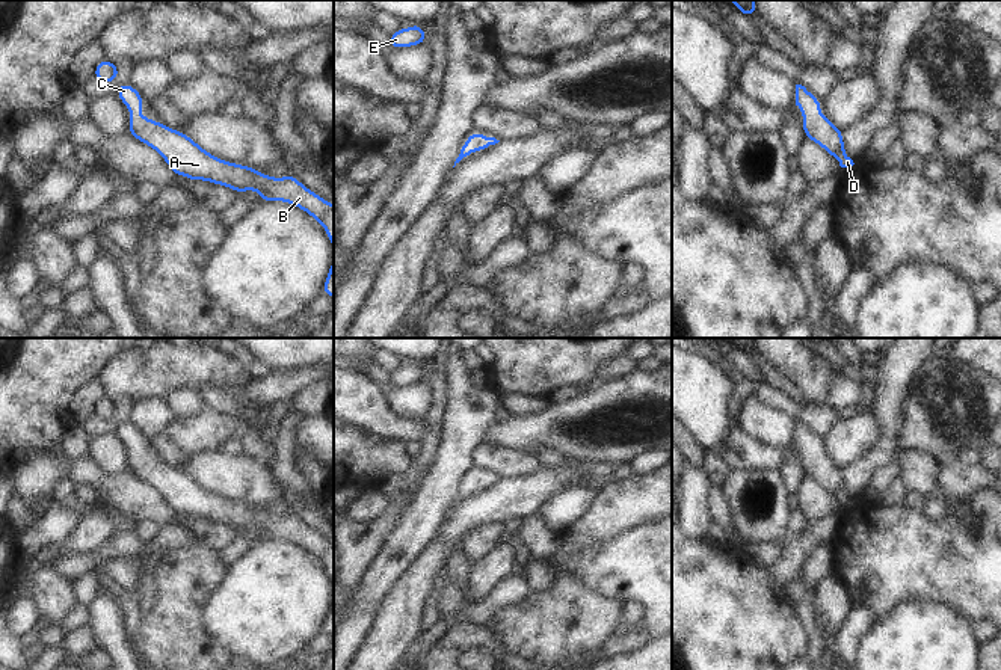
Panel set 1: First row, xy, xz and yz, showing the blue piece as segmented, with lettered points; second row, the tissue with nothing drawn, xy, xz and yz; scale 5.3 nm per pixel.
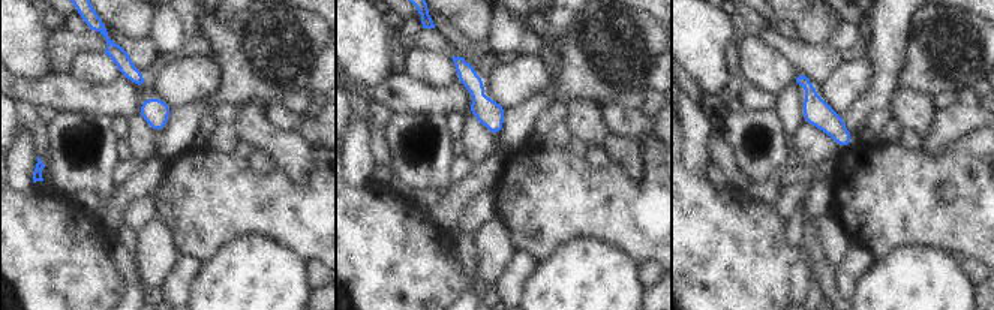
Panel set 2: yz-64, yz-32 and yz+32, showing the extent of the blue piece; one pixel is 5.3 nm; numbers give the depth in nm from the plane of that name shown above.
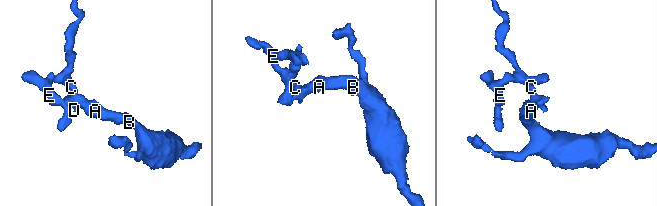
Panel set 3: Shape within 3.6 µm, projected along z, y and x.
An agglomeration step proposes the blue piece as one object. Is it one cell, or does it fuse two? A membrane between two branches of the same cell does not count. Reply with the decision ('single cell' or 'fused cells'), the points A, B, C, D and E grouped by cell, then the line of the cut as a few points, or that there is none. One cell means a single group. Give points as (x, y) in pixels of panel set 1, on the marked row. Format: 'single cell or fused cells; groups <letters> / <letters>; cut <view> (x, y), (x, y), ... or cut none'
single cell; groups A B C D E; cut none

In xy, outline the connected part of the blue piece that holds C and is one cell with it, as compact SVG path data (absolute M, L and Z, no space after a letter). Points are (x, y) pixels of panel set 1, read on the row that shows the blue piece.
M130 83L116 89L118 98L131 113L128 133L157 151L174 175L187 177L192 183L204 180L229 187L237 193L255 190L261 202L282 201L308 213L323 228L334 250L334 205L306 189L293 174L282 178L264 175L255 168L225 161L201 148L183 131L163 122L140 116L143 98Z

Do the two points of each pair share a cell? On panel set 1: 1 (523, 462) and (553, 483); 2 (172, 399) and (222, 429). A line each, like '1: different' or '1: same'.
1: different
2: different

